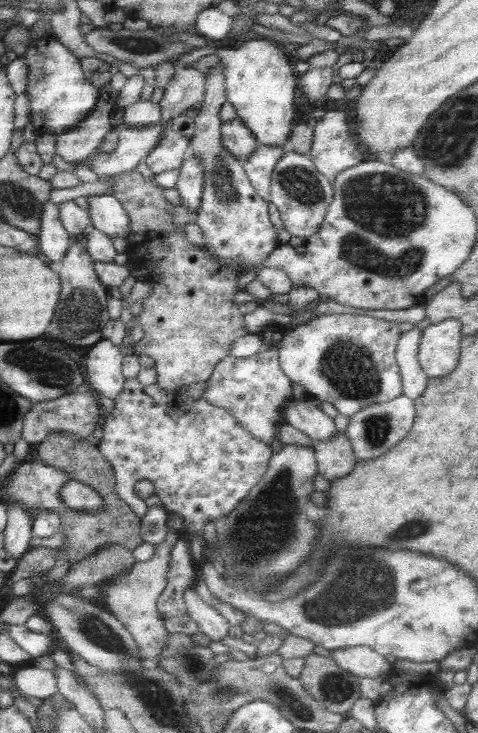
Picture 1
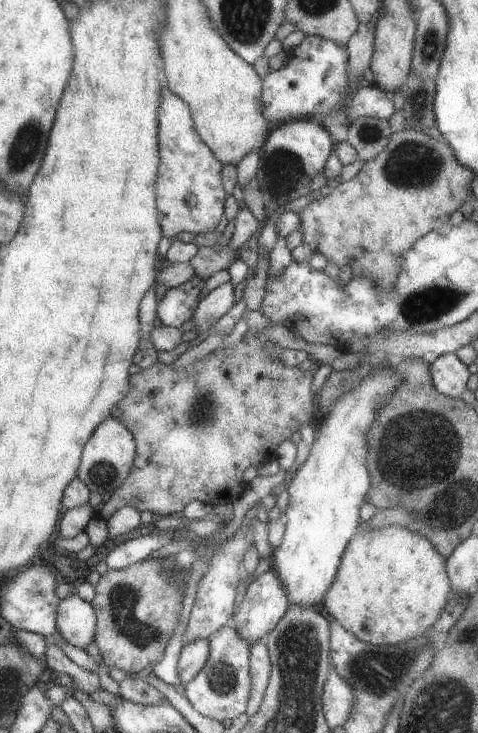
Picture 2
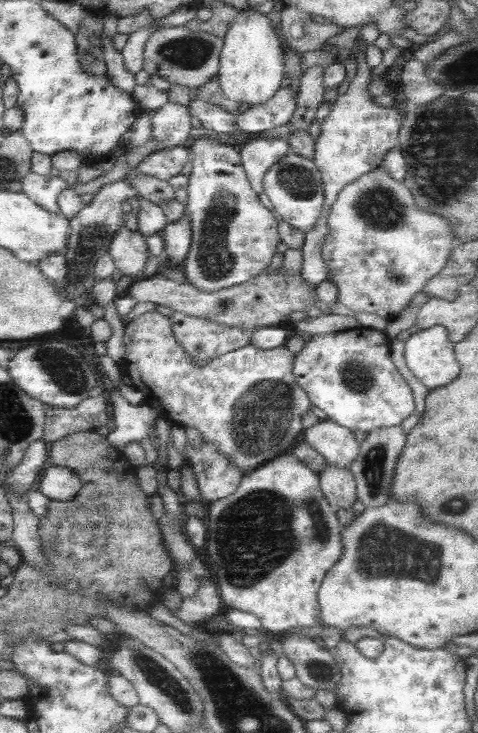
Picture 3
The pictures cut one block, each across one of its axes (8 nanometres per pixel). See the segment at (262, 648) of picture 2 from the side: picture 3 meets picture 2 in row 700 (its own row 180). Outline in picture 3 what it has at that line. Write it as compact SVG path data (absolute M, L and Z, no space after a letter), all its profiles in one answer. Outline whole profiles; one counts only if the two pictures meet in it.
M285 138L253 139L237 147L237 151L248 185L258 195L262 192L262 176L265 171L287 154L289 148Z

